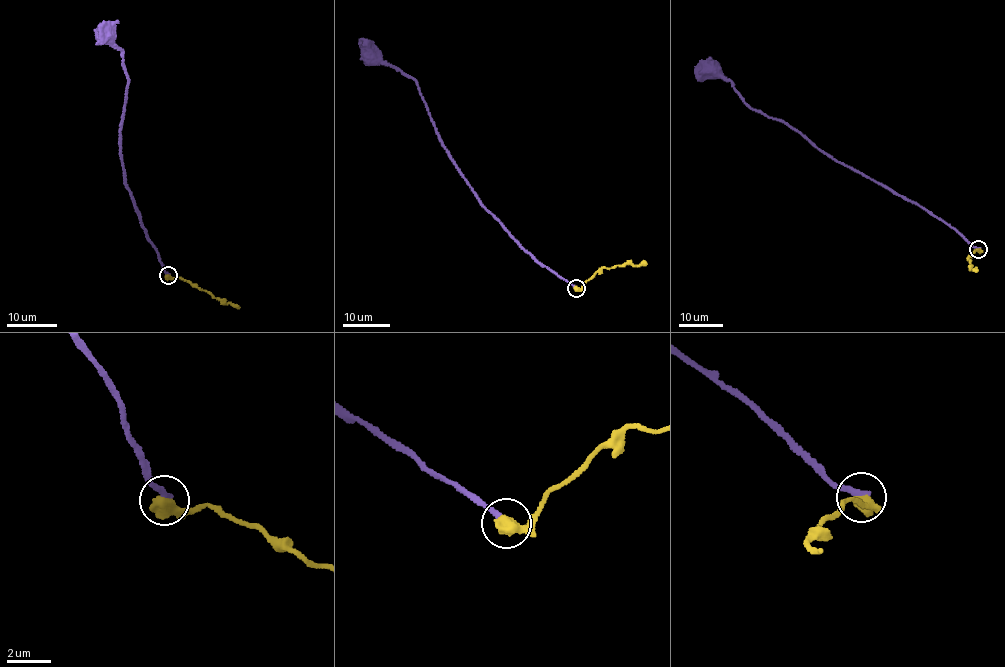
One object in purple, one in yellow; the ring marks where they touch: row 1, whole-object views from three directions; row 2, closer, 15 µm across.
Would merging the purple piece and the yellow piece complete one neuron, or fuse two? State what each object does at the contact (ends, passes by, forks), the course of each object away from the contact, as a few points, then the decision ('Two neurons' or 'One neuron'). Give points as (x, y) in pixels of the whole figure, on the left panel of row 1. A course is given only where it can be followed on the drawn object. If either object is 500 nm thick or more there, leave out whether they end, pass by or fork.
Course of purple: (167, 275), (125, 183), (120, 133), (129, 81), (122, 53), (104, 32). Course of yellow: (167, 275), (181, 277), (223, 303), (239, 307). Two neurons

